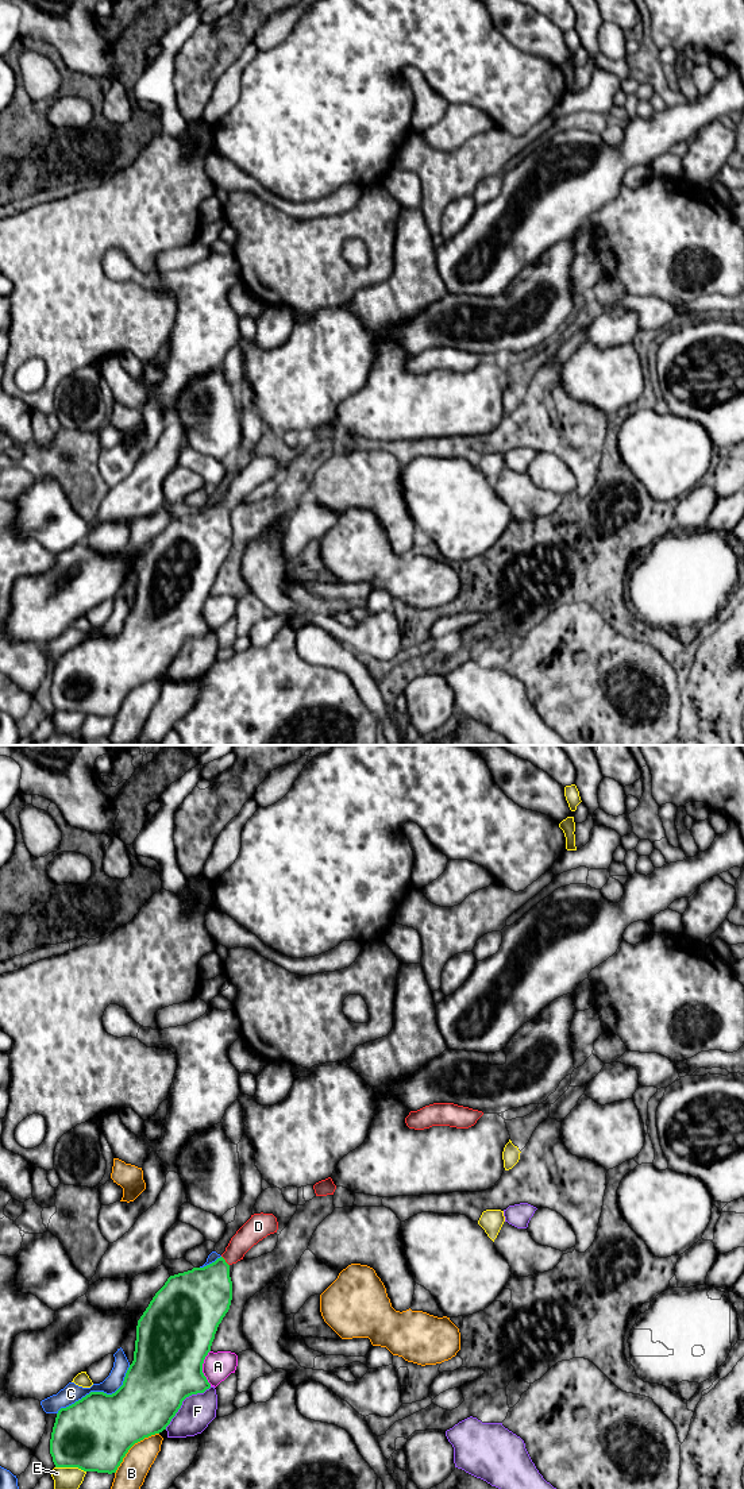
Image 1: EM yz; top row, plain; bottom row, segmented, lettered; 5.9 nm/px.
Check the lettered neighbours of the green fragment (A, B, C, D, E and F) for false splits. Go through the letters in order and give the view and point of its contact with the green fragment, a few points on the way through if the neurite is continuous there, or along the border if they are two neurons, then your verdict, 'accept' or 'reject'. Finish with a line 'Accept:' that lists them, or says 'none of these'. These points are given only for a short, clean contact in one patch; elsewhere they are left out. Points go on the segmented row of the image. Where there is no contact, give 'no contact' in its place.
A: contact yz (201, 1368); reject
B: contact yz (131, 1446); reject
C: contact yz (97, 1392); reject
D: contact yz (224, 1261); way yz (201, 1296), (211, 1287), (224, 1261), (253, 1231); accept
E: contact yz (70, 1466); reject
F: contact yz (182, 1400); reject
Accept: D

